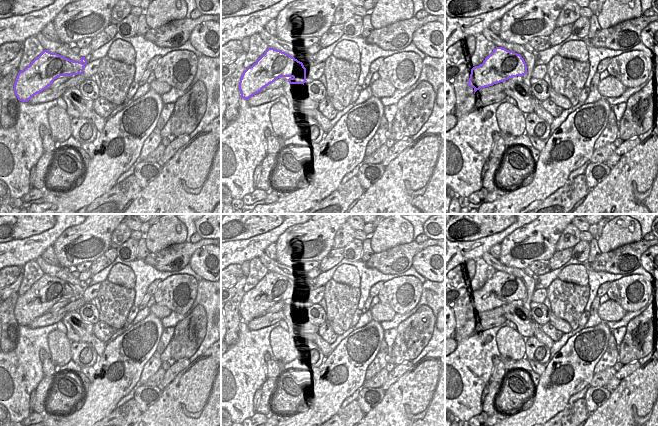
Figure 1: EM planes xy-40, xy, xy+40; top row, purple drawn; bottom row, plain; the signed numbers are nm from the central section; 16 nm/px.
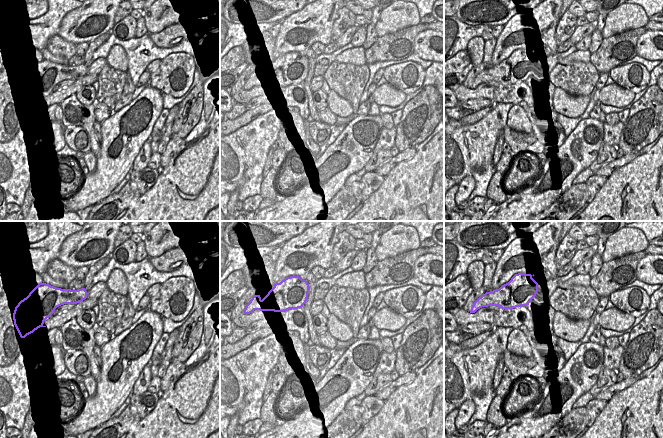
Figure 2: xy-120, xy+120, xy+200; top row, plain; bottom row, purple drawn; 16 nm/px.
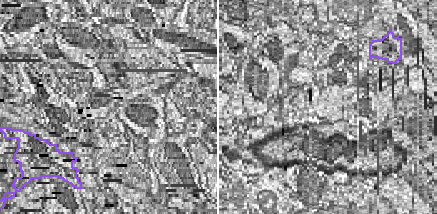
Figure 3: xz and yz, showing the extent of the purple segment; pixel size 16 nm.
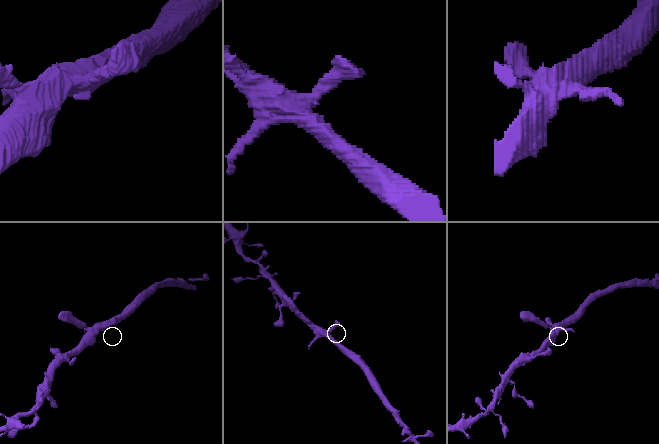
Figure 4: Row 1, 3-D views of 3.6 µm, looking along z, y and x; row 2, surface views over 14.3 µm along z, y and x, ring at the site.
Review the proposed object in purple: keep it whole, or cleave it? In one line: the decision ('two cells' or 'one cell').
one cell

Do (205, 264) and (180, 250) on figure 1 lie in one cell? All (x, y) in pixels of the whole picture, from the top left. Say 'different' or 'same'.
different

